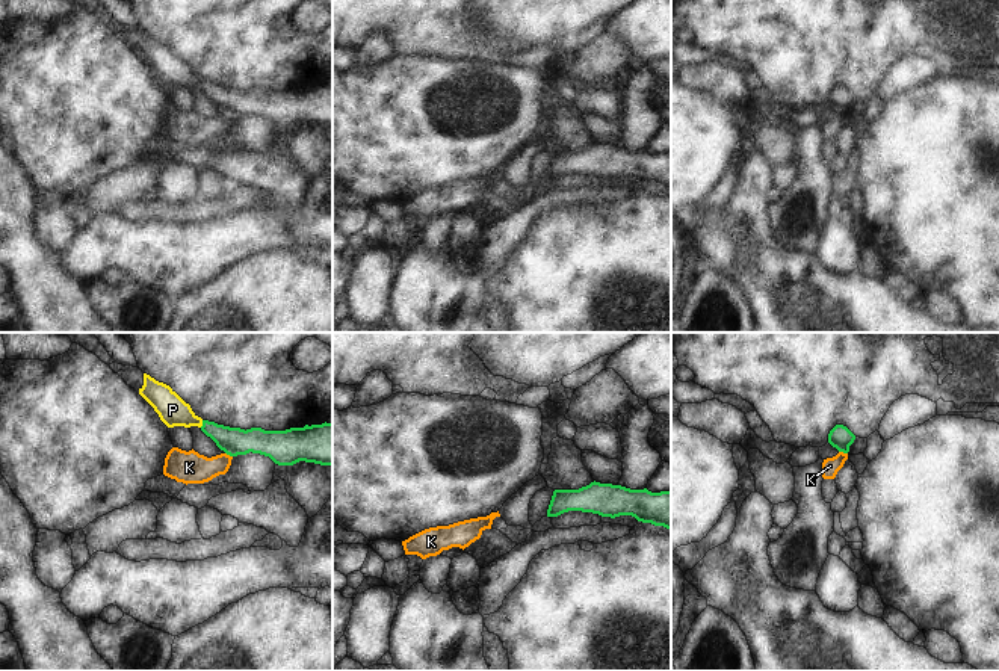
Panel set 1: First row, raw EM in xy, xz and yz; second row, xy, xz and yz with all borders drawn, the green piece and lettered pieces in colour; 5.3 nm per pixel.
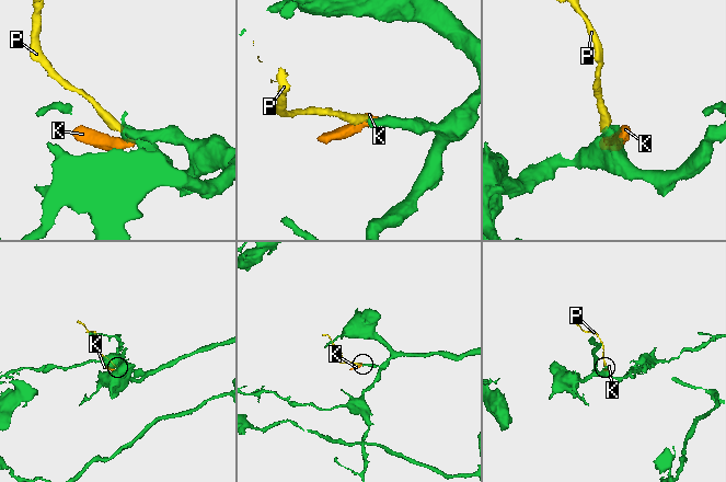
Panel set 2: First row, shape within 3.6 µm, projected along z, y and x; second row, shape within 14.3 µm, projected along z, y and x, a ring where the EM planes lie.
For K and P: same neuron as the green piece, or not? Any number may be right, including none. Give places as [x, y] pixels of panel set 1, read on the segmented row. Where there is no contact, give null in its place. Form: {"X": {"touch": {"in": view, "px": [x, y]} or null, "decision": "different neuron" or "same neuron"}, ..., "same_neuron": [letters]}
{"K": {"touch": {"in": "yz", "px": [844, 452]}, "decision": "different neuron"}, "P": {"touch": {"in": "xy", "px": [203, 423]}, "decision": "same neuron"}, "same_neuron": ["P"]}

